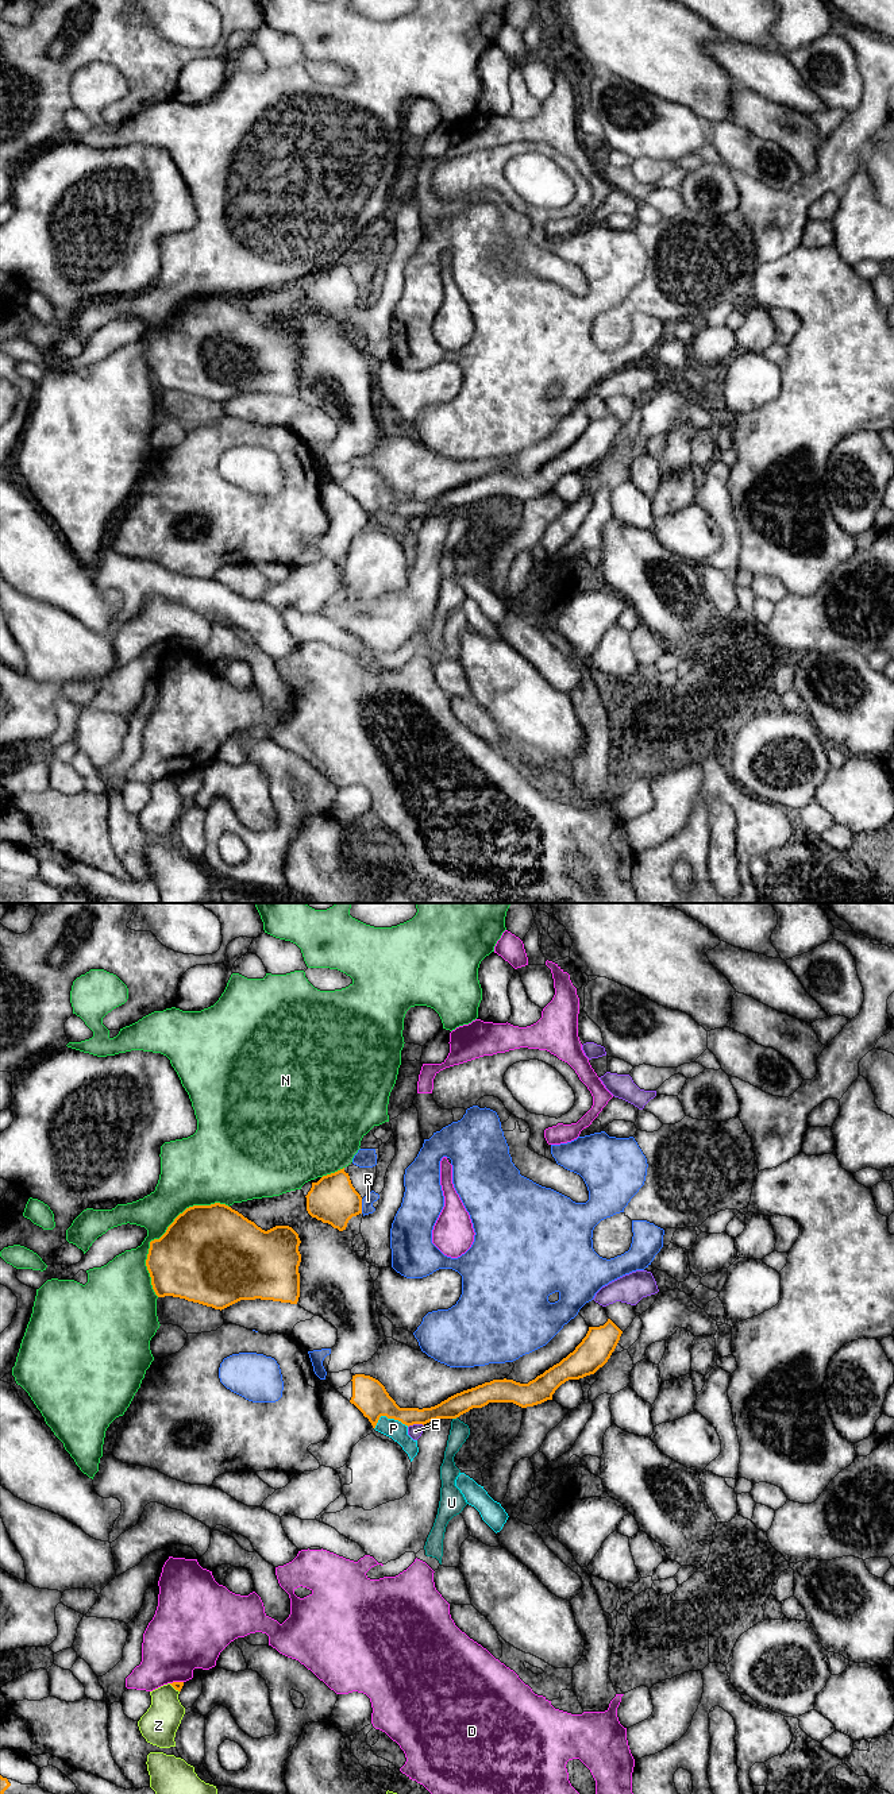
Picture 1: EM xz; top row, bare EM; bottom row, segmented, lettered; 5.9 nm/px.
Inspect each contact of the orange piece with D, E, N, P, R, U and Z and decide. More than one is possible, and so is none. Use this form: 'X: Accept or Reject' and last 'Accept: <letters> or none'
D: Reject
E: Reject
N: Reject
P: Reject
R: Reject
U: Reject
Z: Reject
Accept: none

